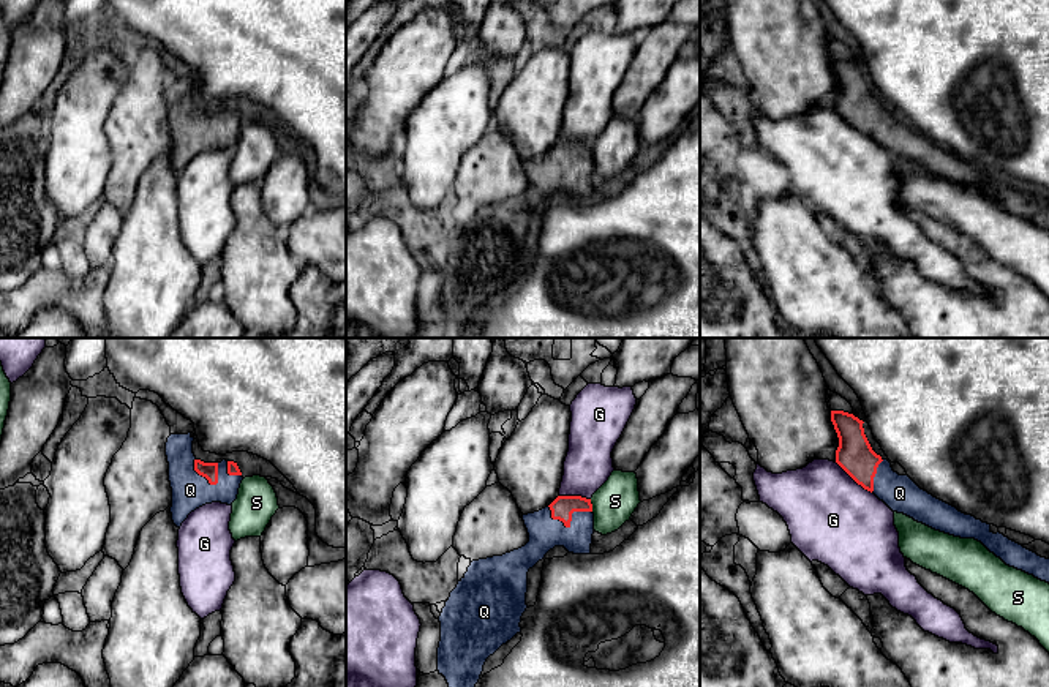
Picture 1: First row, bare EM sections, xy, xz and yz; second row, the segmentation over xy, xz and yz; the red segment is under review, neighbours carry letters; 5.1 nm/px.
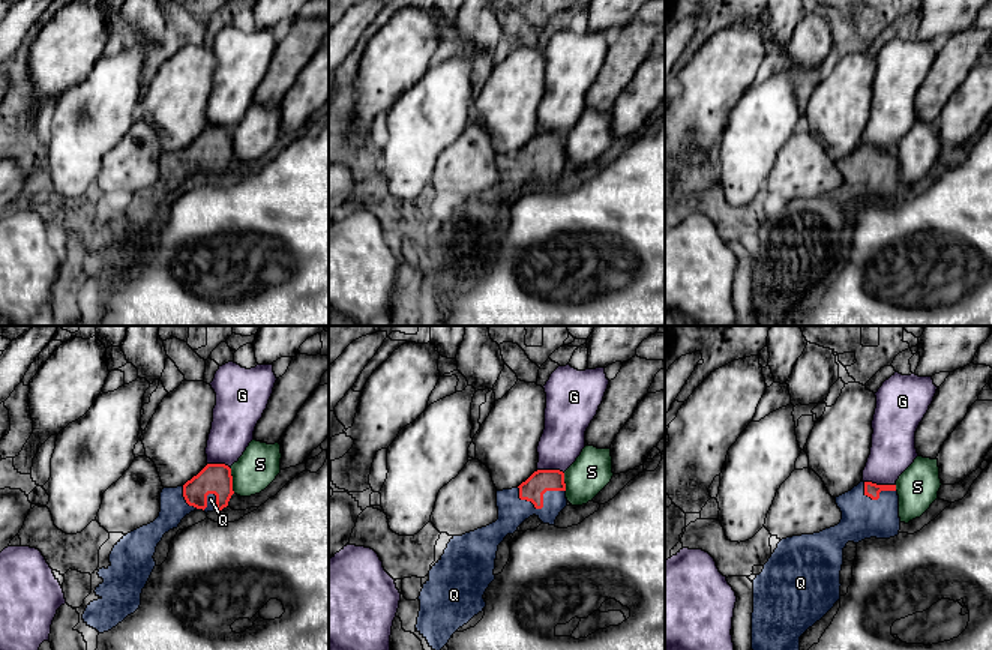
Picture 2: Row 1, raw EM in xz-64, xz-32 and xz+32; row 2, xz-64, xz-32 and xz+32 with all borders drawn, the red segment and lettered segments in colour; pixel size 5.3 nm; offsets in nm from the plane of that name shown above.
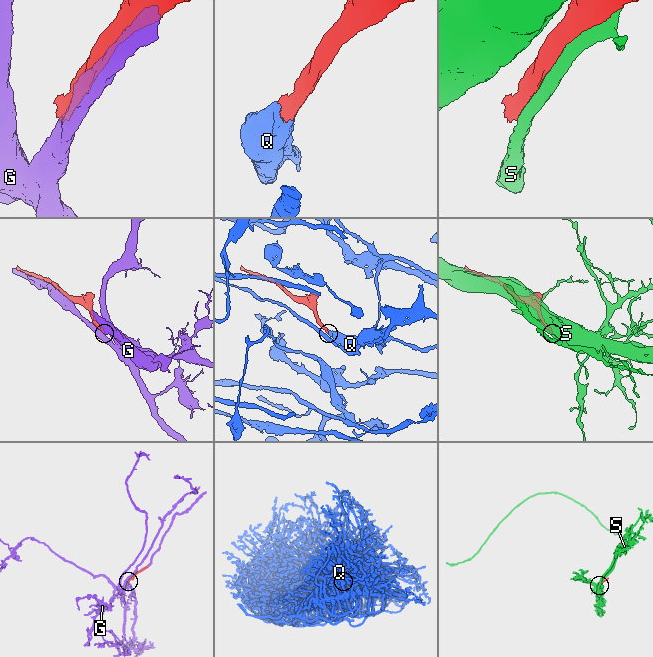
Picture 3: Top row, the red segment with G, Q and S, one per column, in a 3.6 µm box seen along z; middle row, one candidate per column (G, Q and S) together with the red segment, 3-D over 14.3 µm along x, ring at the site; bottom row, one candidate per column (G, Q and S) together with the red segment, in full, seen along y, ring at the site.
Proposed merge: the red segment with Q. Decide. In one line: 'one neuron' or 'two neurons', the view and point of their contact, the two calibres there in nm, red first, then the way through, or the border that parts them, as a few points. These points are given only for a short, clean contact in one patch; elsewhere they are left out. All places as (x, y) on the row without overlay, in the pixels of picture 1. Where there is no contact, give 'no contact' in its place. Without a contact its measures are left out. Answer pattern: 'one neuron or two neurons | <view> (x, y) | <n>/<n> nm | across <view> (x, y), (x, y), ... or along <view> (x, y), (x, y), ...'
one neuron | xz (569, 169) | 120/160 nm | across xz (563, 153), (569, 169), (552, 172), (545, 179)

